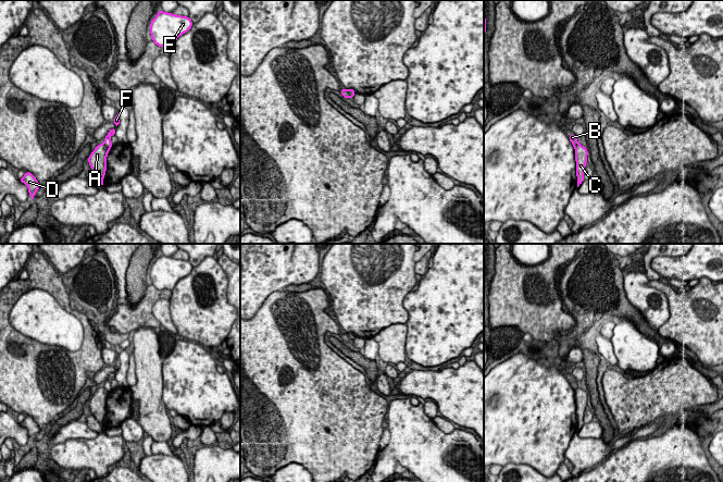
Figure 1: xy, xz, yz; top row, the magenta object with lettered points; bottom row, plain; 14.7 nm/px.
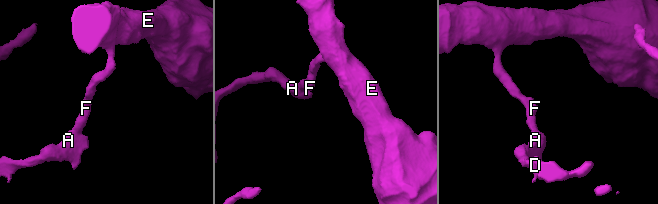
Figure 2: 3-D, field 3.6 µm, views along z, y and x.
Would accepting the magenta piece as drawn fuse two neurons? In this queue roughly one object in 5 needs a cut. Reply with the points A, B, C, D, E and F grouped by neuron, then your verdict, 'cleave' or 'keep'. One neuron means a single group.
groups A C D / B E F; cleave

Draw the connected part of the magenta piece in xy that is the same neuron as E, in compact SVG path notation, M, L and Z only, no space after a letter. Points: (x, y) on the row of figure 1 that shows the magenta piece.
M159 11L150 24L152 41L159 47L172 47L180 35L191 28L192 24L188 16Z

